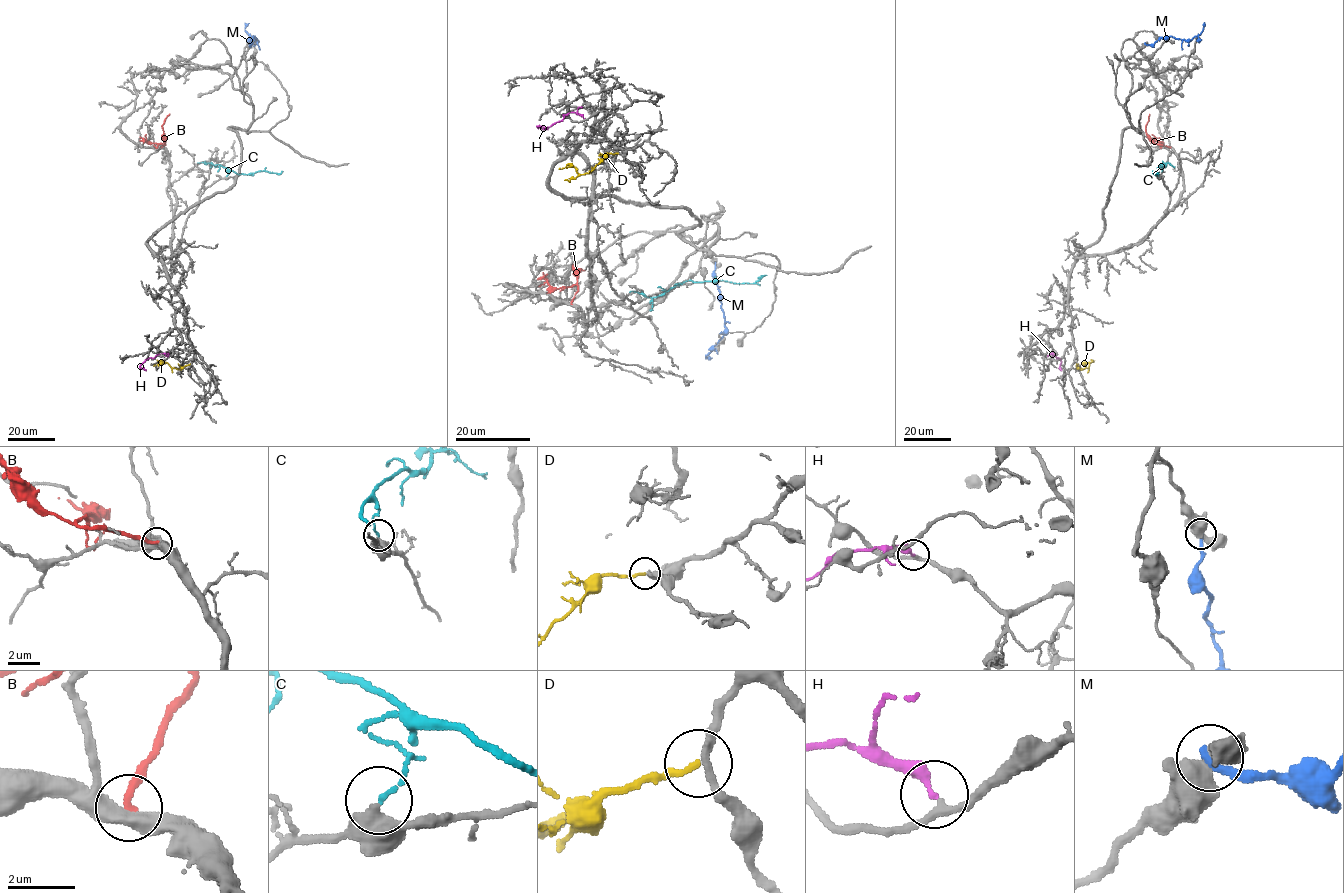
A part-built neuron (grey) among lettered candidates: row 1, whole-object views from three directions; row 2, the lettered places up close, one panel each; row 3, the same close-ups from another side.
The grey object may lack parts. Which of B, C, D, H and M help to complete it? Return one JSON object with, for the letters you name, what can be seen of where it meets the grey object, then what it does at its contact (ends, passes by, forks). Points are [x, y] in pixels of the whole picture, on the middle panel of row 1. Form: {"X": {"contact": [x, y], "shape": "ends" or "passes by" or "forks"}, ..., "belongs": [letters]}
{"D": {"contact": [618, 153], "shape": "ends"}, "H": {"contact": [584, 118], "shape": "ends"}, "belongs": ["D", "H"]}

